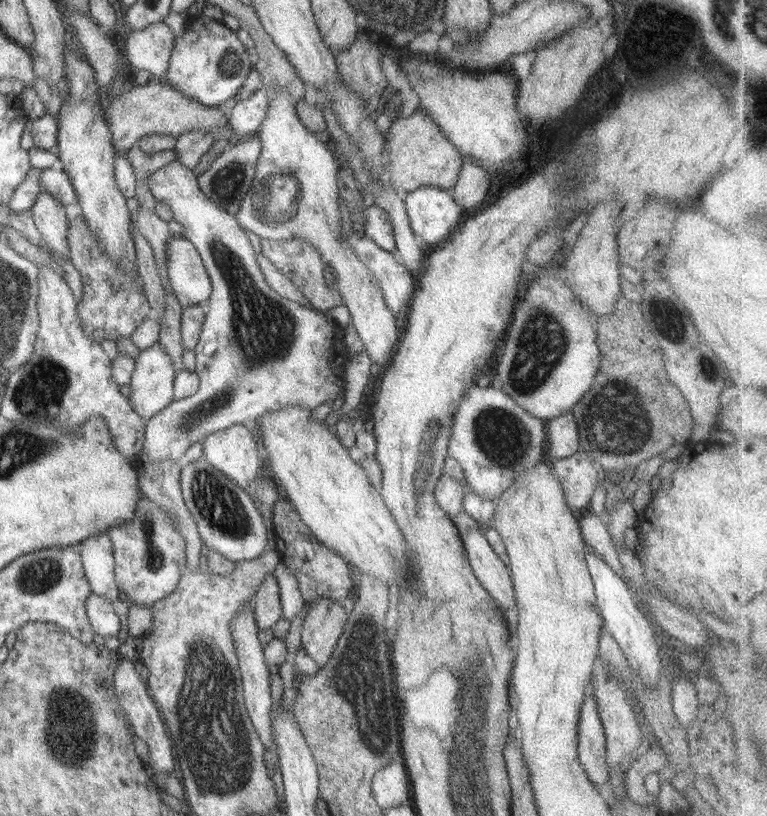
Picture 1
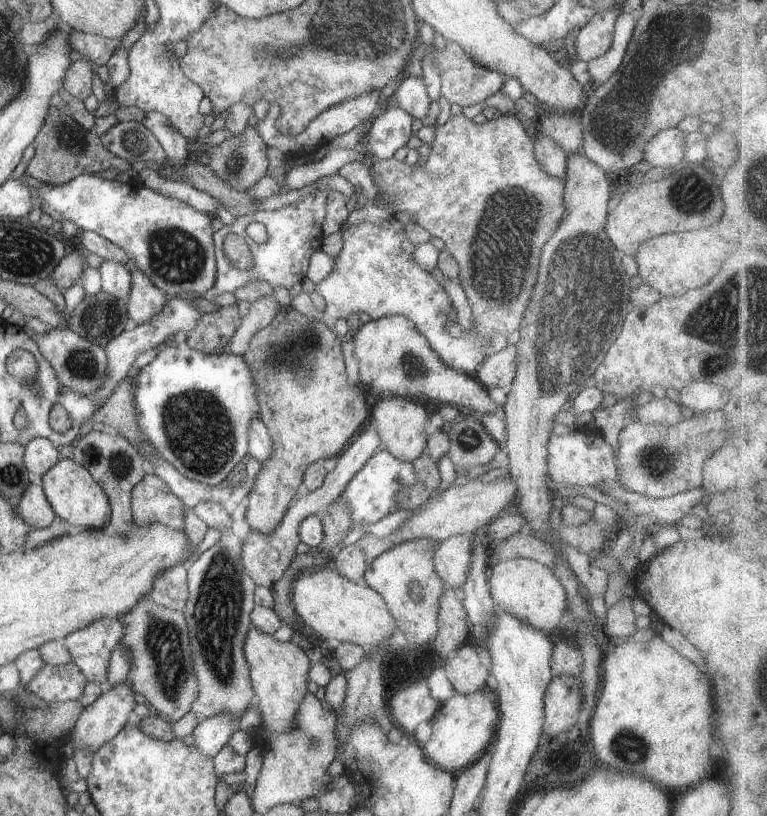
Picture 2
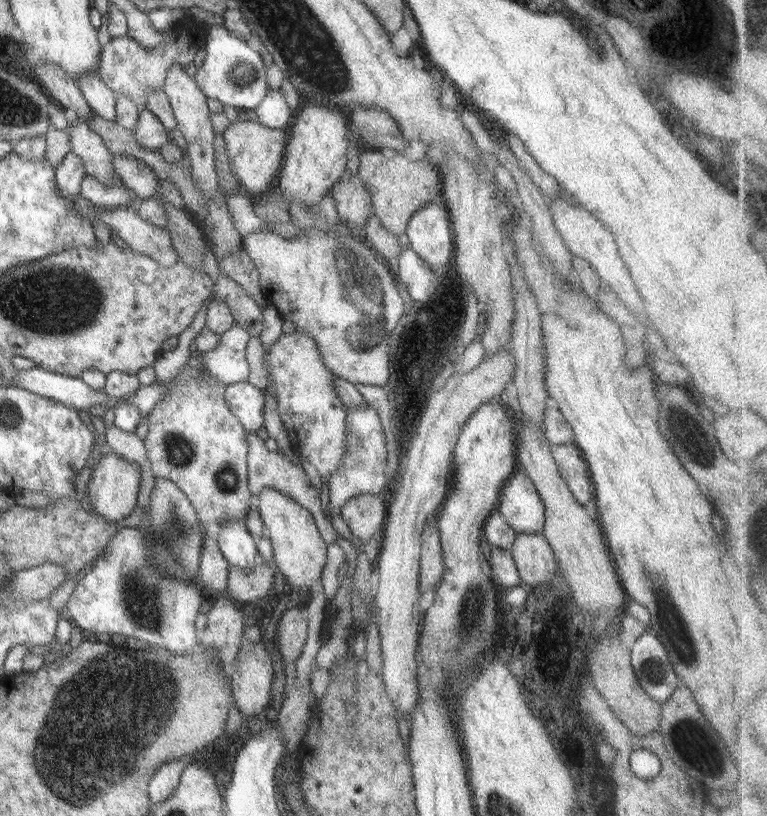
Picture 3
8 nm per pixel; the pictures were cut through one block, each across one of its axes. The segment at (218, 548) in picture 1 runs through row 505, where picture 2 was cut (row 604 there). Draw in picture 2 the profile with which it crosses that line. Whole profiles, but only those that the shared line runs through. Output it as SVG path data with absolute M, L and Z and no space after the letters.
M231 532L223 534L187 570L189 598L182 612L187 623L193 672L197 681L197 696L191 712L198 721L220 714L232 719L241 718L256 703L243 643L252 626L249 617L255 606L253 599L257 586L243 570L242 542Z

